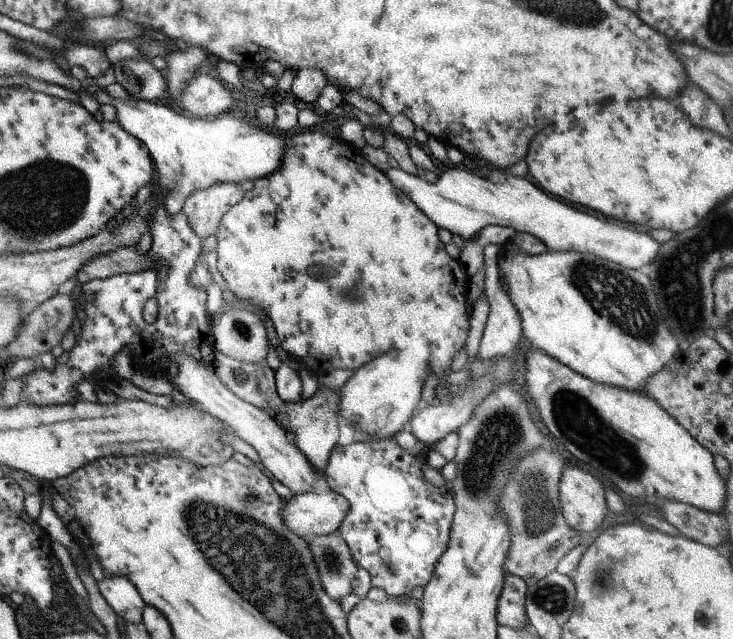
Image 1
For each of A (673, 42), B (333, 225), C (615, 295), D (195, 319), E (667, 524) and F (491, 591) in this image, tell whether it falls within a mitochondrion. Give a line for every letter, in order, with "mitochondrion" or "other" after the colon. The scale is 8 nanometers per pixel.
A: other
B: other
C: mitochondrion
D: other
E: other
F: other

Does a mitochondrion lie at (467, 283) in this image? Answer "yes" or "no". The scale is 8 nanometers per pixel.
no

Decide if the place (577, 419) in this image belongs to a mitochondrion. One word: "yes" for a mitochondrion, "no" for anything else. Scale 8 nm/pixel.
yes

